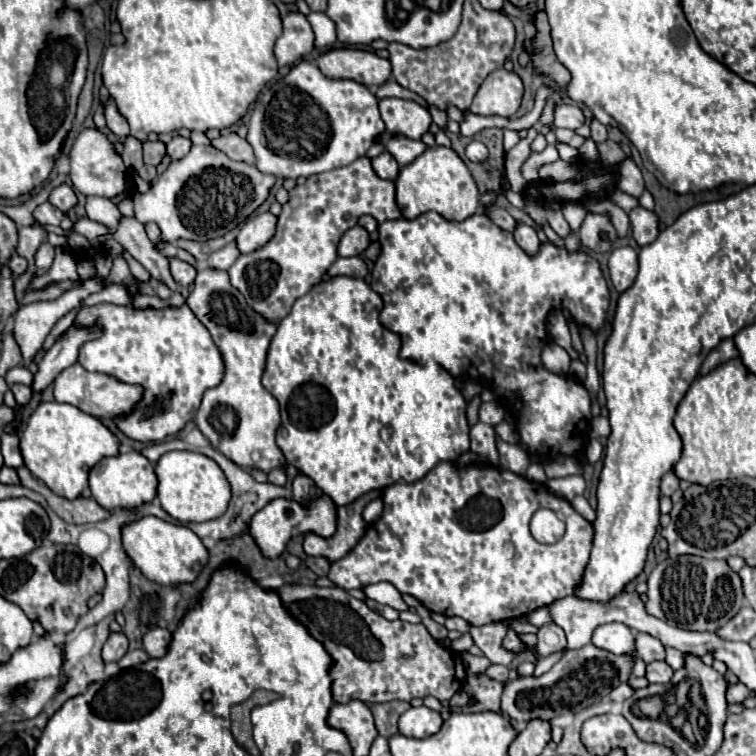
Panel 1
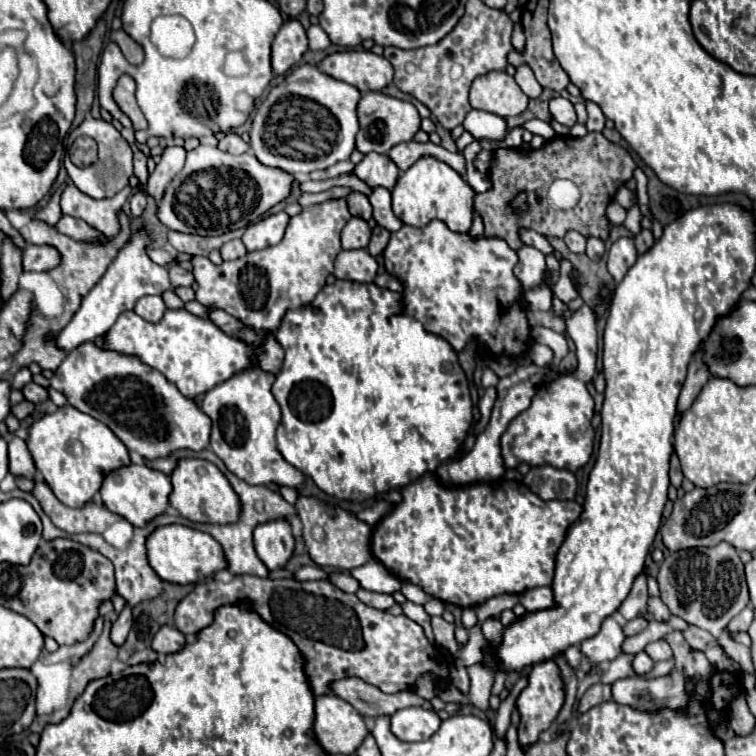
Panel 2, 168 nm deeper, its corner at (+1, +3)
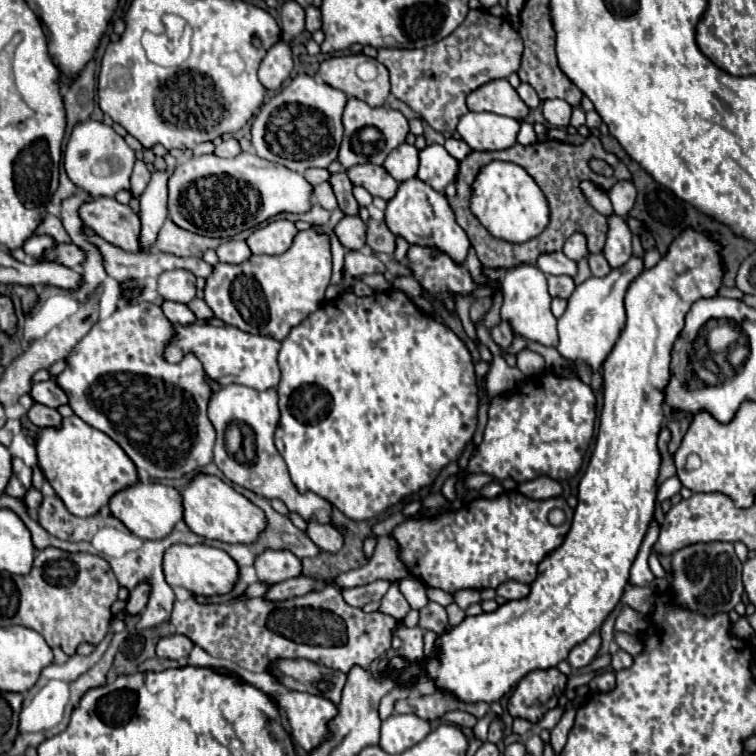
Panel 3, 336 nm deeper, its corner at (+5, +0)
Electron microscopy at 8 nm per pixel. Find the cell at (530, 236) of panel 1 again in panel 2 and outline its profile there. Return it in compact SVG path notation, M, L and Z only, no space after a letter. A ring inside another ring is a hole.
M521 246L517 250L519 264L515 266L515 276L521 280L525 290L543 286L543 270L545 270L545 256L533 246Z

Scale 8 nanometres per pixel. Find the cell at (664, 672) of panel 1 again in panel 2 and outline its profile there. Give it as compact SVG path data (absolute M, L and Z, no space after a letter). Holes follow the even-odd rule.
M639 652L639 654L635 656L635 660L633 660L633 670L635 670L635 674L639 674L639 676L649 674L649 672L653 670L653 666L655 666L655 662L653 662L651 656L645 654L645 652Z

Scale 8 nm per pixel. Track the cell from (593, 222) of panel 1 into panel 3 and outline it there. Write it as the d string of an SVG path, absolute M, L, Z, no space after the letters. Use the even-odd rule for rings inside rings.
M603 253L589 255L589 267L591 267L591 273L593 273L595 277L605 277L605 275L611 271L611 267L609 267L607 259L603 257Z

